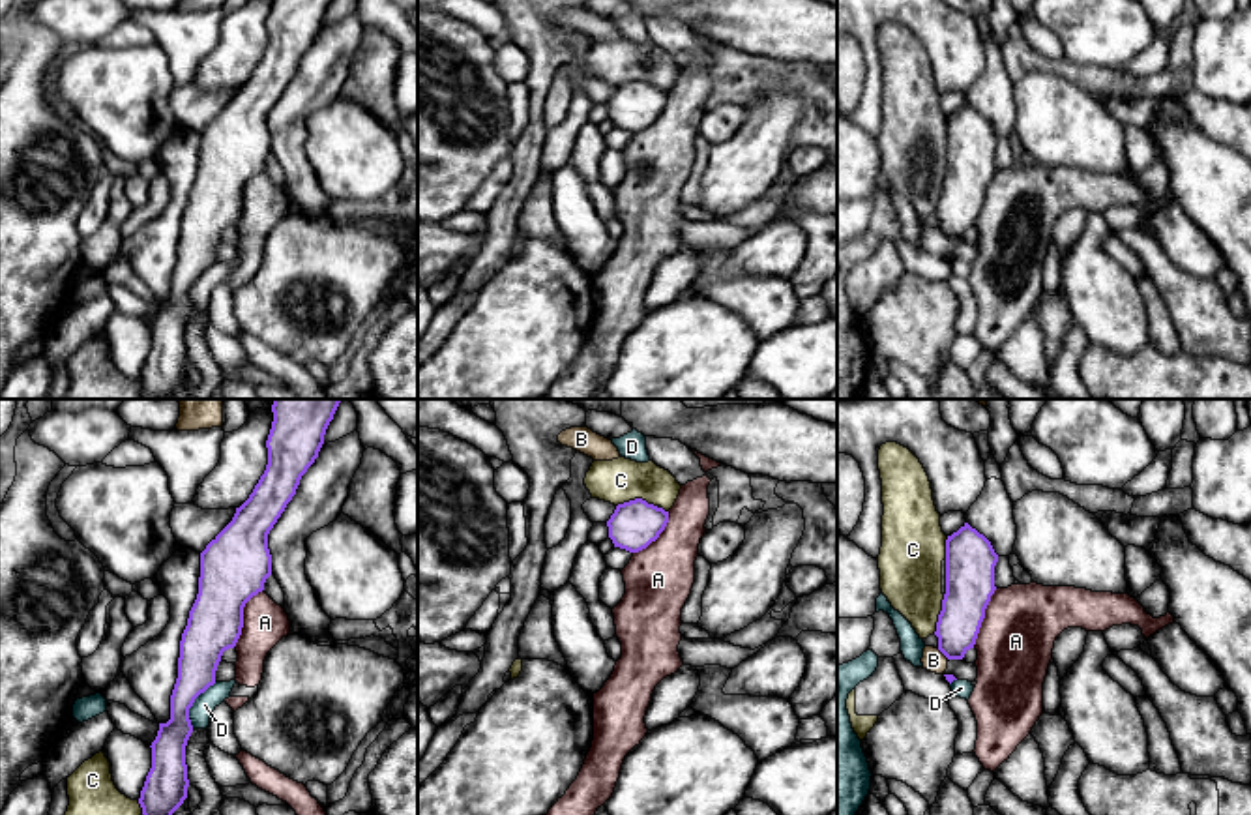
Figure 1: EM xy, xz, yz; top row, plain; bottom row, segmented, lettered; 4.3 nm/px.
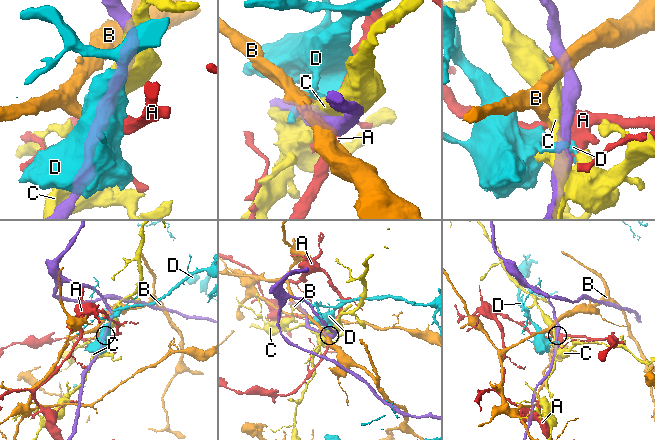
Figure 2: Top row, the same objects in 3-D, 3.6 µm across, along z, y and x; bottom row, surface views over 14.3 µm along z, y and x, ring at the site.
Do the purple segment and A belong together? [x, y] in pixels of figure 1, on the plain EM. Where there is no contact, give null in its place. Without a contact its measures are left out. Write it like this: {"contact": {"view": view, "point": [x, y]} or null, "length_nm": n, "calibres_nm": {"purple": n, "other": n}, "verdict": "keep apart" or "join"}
{"contact": {"view": "xy", "point": [242, 197]}, "length_nm": 280, "calibres_nm": {"purple": 300, "other": 190}, "verdict": "join"}

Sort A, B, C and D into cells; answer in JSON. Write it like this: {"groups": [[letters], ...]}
{"groups": [["A"], ["B"], ["C"], ["D"]]}

